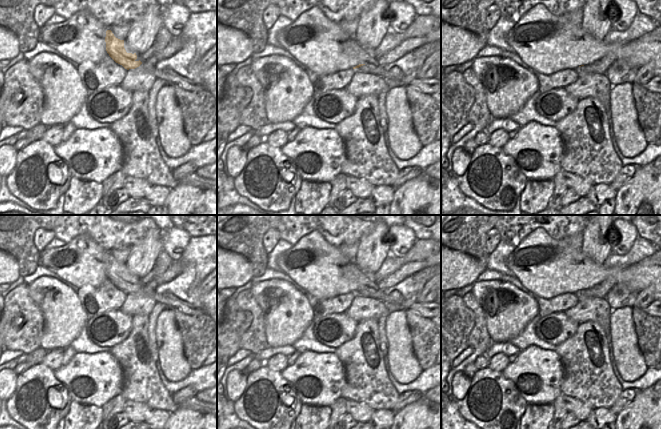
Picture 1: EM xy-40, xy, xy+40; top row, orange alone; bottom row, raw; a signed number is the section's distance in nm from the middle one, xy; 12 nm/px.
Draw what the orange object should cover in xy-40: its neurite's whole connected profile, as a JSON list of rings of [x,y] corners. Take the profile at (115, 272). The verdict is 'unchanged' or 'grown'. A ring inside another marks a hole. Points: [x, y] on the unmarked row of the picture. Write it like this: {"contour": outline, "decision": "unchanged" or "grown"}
{"contour": [[[111,254],[106,255],[106,275],[109,280],[125,293],[135,293],[139,291],[142,286],[137,285],[136,277],[127,277],[124,272],[124,264],[120,264],[114,260]]], "decision": "unchanged"}

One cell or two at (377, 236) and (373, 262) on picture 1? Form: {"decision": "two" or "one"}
{"decision": "one"}

